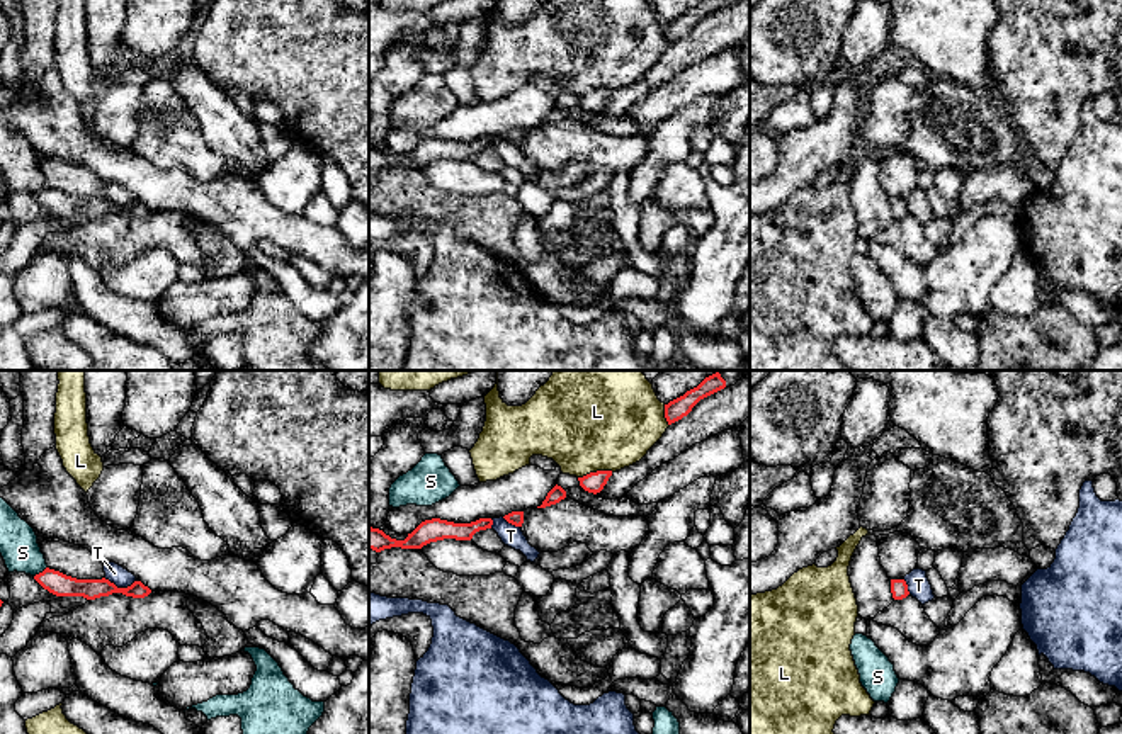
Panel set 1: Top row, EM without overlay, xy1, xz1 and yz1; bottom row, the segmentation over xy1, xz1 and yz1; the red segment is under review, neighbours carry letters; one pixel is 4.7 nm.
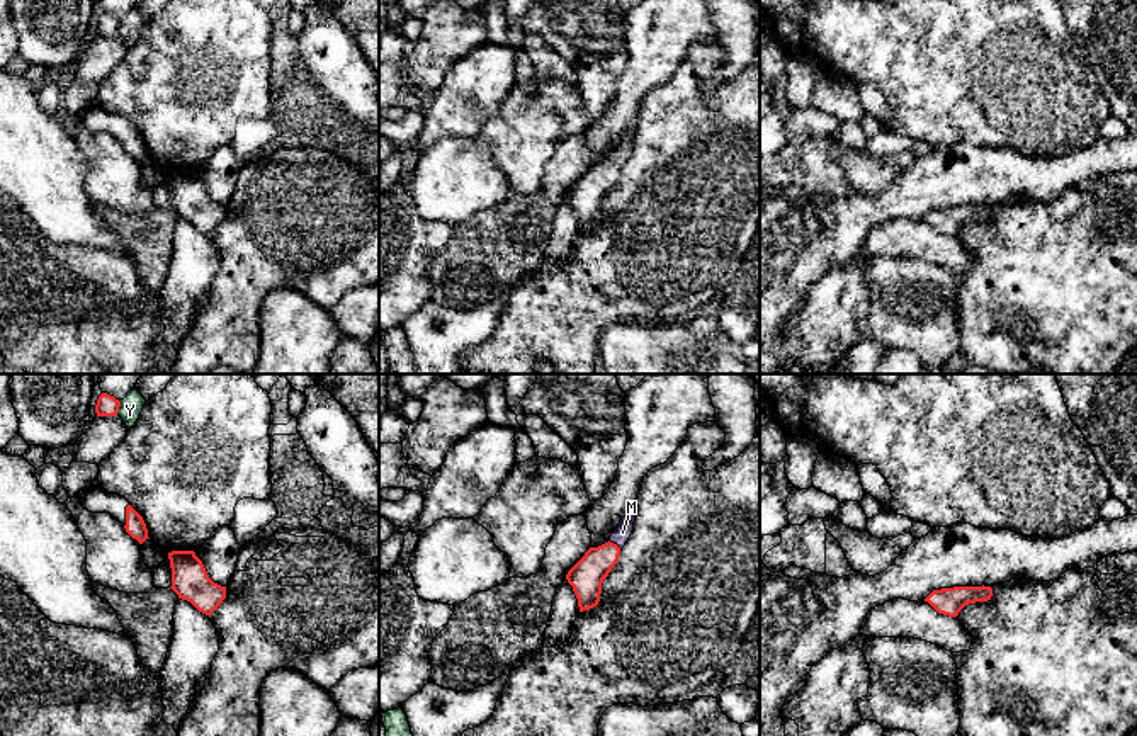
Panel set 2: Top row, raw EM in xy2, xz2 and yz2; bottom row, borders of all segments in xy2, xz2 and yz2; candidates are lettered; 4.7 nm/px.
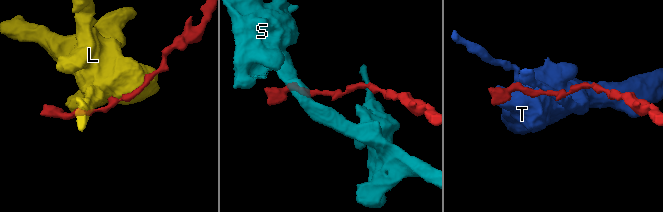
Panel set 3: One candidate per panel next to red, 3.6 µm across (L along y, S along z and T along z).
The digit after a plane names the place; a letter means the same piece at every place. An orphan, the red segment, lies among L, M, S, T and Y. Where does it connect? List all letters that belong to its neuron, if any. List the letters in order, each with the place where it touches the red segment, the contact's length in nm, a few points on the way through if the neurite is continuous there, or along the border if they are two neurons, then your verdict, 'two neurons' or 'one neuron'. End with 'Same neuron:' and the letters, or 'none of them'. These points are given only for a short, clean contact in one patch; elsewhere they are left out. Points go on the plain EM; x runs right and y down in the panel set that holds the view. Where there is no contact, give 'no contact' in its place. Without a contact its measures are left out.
L: meets red in xz1 at (597, 90); contact 170 nm long; two neurons
M: meets red in xz2 at (616, 164); contact 70 nm long; runs through xz2 (587, 194), (616, 164), (622, 152); one neuron
S: meets red in xy1 at (39, 192); contact 80 nm long; border along xy1 (46, 186), (34, 196); two neurons
T: meets red in xy1 at (121, 208); contact 160 nm long; border along xy1 (104, 197), (118, 206), (130, 206), (136, 201); two neurons
Y: meets red in xy2 at (118, 28); contact 70 nm long; two neurons
Same neuron: M

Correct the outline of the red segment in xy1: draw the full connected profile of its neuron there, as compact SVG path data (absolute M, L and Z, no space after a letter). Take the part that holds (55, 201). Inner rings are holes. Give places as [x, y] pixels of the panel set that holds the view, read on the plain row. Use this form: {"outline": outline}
{"outline": "M46 187L42 192L36 194L34 199L49 212L56 216L83 216L87 219L95 219L100 216L109 216L112 212L122 212L133 217L144 217L151 212L148 206L141 200L134 200L128 207L117 207L109 199L76 199L66 195L60 190Z"}

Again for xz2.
{"outline": "M632 127L632 131L620 139L608 161L598 167L590 167L568 190L566 199L578 218L580 231L598 224L602 202L617 184L620 168L625 165L634 150L634 141L636 133Z"}

